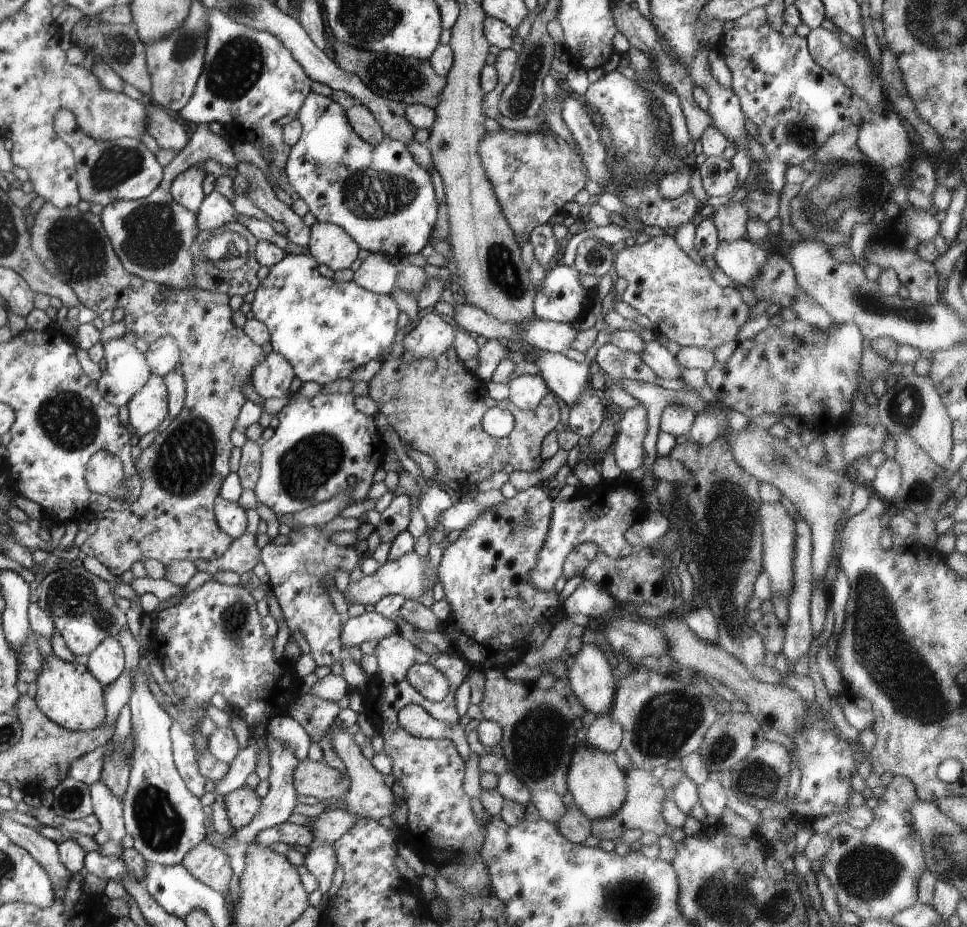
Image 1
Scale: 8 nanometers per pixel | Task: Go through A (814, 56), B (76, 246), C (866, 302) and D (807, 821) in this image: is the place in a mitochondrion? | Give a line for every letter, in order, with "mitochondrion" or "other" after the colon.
A: other
B: mitochondrion
C: mitochondrion
D: other

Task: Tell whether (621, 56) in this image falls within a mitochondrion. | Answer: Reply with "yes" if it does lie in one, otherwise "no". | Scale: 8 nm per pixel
no

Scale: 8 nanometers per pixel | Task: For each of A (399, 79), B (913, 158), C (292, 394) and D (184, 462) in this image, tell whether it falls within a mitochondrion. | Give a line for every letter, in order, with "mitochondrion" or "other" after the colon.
A: mitochondrion
B: other
C: other
D: mitochondrion

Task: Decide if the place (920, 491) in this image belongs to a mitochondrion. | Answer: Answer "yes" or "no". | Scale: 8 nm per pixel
yes

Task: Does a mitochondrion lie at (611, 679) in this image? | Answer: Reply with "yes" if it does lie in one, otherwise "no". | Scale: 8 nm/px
no

